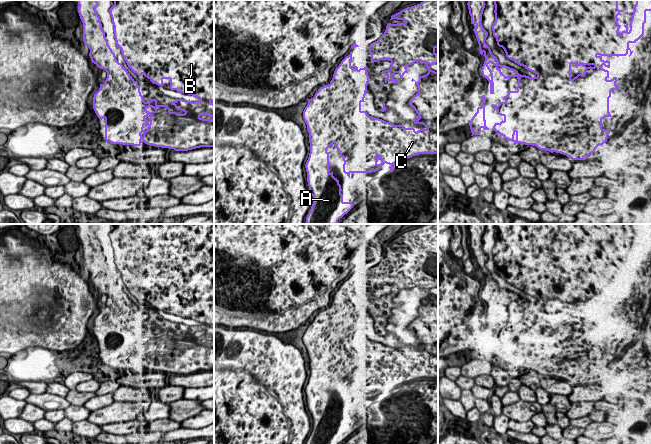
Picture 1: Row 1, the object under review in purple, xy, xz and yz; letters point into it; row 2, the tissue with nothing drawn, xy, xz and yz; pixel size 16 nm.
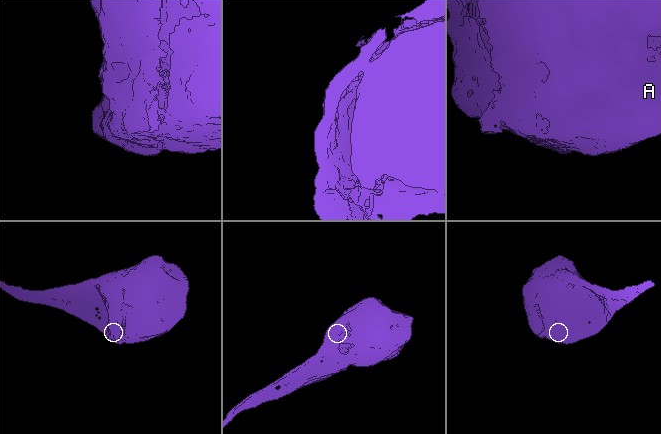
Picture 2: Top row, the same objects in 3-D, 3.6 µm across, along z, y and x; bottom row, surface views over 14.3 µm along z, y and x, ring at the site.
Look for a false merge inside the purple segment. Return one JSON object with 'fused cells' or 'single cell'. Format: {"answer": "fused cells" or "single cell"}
{"answer": "fused cells"}

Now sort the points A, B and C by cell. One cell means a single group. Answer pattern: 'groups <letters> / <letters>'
groups A B / C

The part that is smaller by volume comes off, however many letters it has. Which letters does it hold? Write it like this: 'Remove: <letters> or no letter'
Remove: C

